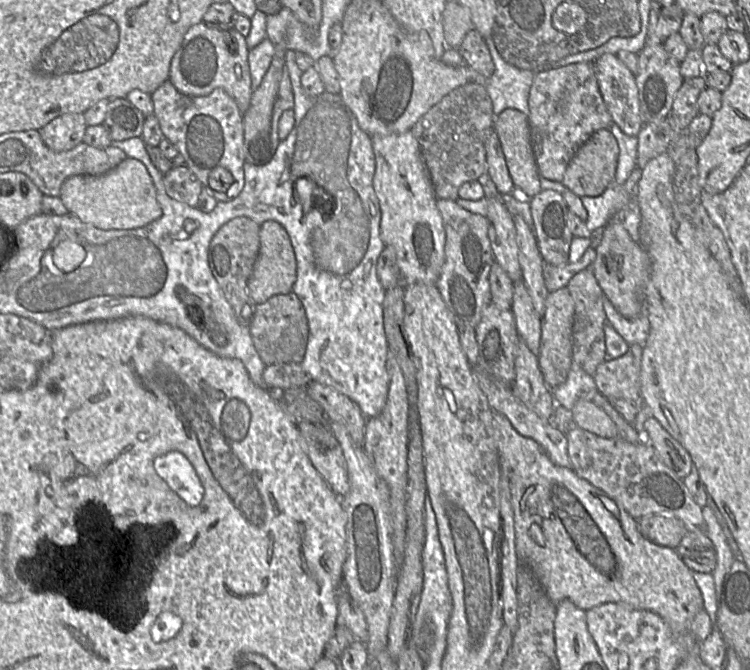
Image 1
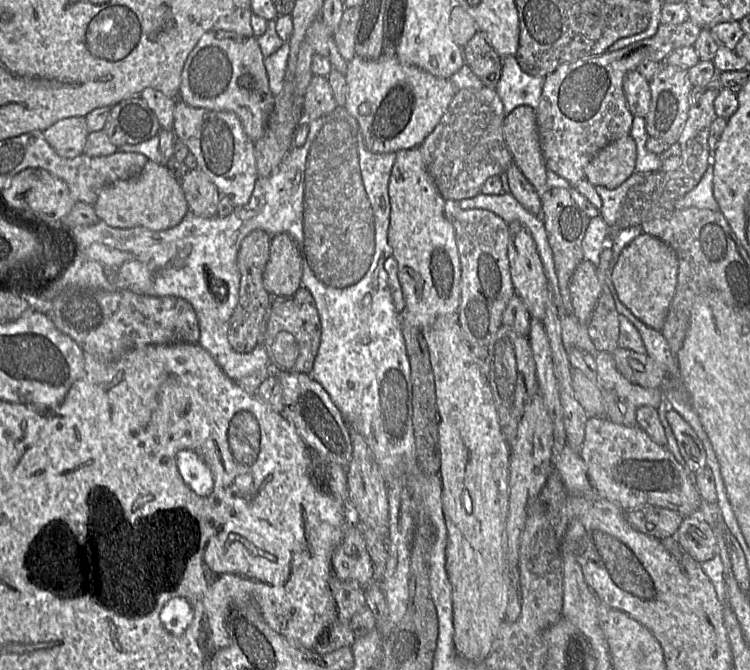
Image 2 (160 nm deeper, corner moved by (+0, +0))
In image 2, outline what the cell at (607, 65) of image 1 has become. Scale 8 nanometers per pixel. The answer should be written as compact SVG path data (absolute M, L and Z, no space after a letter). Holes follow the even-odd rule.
M638 70L630 71L623 81L627 105L634 117L645 117L651 102L649 81Z

